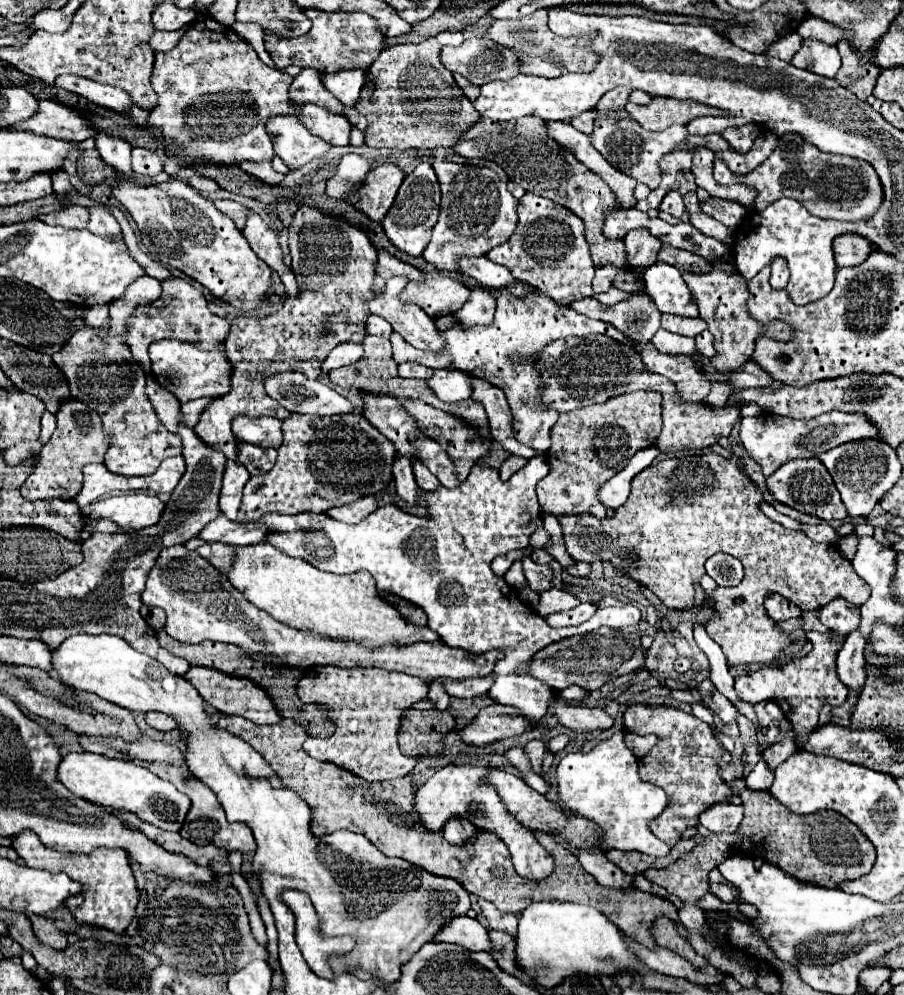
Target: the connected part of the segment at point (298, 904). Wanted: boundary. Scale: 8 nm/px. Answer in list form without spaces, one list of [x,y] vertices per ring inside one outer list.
[[[285,891],[285,893],[281,895],[281,901],[283,901],[283,903],[293,911],[293,915],[295,915],[295,921],[297,921],[297,923],[295,923],[297,945],[299,945],[299,949],[301,949],[307,965],[311,967],[311,971],[313,971],[315,975],[325,977],[325,979],[333,979],[333,969],[331,969],[331,965],[329,965],[329,959],[331,959],[331,957],[345,957],[345,955],[349,955],[349,953],[355,949],[353,937],[349,937],[349,935],[345,935],[345,937],[329,937],[329,939],[323,937],[323,935],[321,935],[319,917],[317,917],[317,913],[315,913],[315,909],[313,909],[313,905],[311,905],[311,899],[309,899],[305,893],[301,893],[301,891]]]

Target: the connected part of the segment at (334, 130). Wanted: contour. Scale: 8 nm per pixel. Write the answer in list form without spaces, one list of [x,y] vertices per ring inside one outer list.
[[[305,103],[299,107],[299,117],[313,135],[329,141],[329,145],[349,145],[351,123],[345,115],[335,115],[327,109],[321,109],[319,105]]]

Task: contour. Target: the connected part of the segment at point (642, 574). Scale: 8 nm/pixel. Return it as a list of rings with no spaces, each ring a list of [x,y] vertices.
[[[709,451],[705,455],[687,455],[681,459],[663,459],[655,467],[643,469],[631,481],[629,499],[613,513],[613,517],[597,519],[593,515],[563,515],[559,519],[563,527],[567,553],[575,561],[611,561],[633,581],[645,585],[653,591],[669,609],[687,609],[693,607],[695,587],[693,581],[705,575],[705,561],[715,553],[735,555],[745,569],[743,581],[733,589],[715,591],[715,613],[719,619],[713,619],[709,627],[709,637],[721,645],[729,663],[769,663],[785,649],[791,639],[789,633],[781,631],[777,623],[765,613],[763,601],[767,591],[775,591],[799,609],[821,609],[829,601],[843,597],[845,601],[861,607],[869,599],[869,585],[855,573],[851,561],[839,555],[835,545],[815,543],[803,531],[791,531],[783,525],[765,517],[759,509],[763,495],[759,487],[743,473],[741,461],[733,461]]]

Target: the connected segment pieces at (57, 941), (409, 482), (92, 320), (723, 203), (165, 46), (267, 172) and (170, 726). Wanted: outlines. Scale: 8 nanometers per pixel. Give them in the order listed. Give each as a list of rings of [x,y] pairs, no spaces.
[[[31,915],[29,917],[31,923],[33,923],[33,931],[35,931],[35,937],[39,939],[39,943],[45,943],[57,951],[63,951],[67,947],[67,935],[61,933],[51,919],[47,917],[41,917],[41,915]]]
[[[397,453],[397,461],[393,461],[393,481],[395,481],[395,487],[397,487],[397,495],[403,501],[415,505],[419,487],[415,483],[409,457],[401,457],[401,453]]]
[[[93,305],[93,307],[87,307],[87,309],[83,311],[83,321],[85,321],[89,327],[101,327],[107,317],[109,317],[107,305]]]
[[[711,197],[709,201],[701,203],[701,211],[707,213],[709,217],[721,221],[729,229],[737,229],[741,225],[743,217],[747,215],[747,209],[743,205],[739,205],[737,201],[727,201],[727,199],[717,199],[717,197]]]
[[[179,29],[179,31],[155,31],[153,37],[149,39],[149,45],[155,51],[171,51],[177,45],[177,41],[181,39],[183,33],[185,33],[185,29]]]
[[[243,161],[239,167],[241,167],[245,173],[257,177],[259,181],[263,181],[263,183],[267,183],[267,185],[279,185],[279,183],[283,181],[283,175],[277,173],[277,171],[273,171],[271,161],[259,161],[259,163],[257,163],[257,161]]]
[[[155,711],[145,713],[145,723],[147,723],[149,727],[157,729],[157,731],[163,731],[163,733],[177,729],[177,723],[173,721],[173,717],[169,717],[169,715],[165,715],[165,713],[155,713]]]

